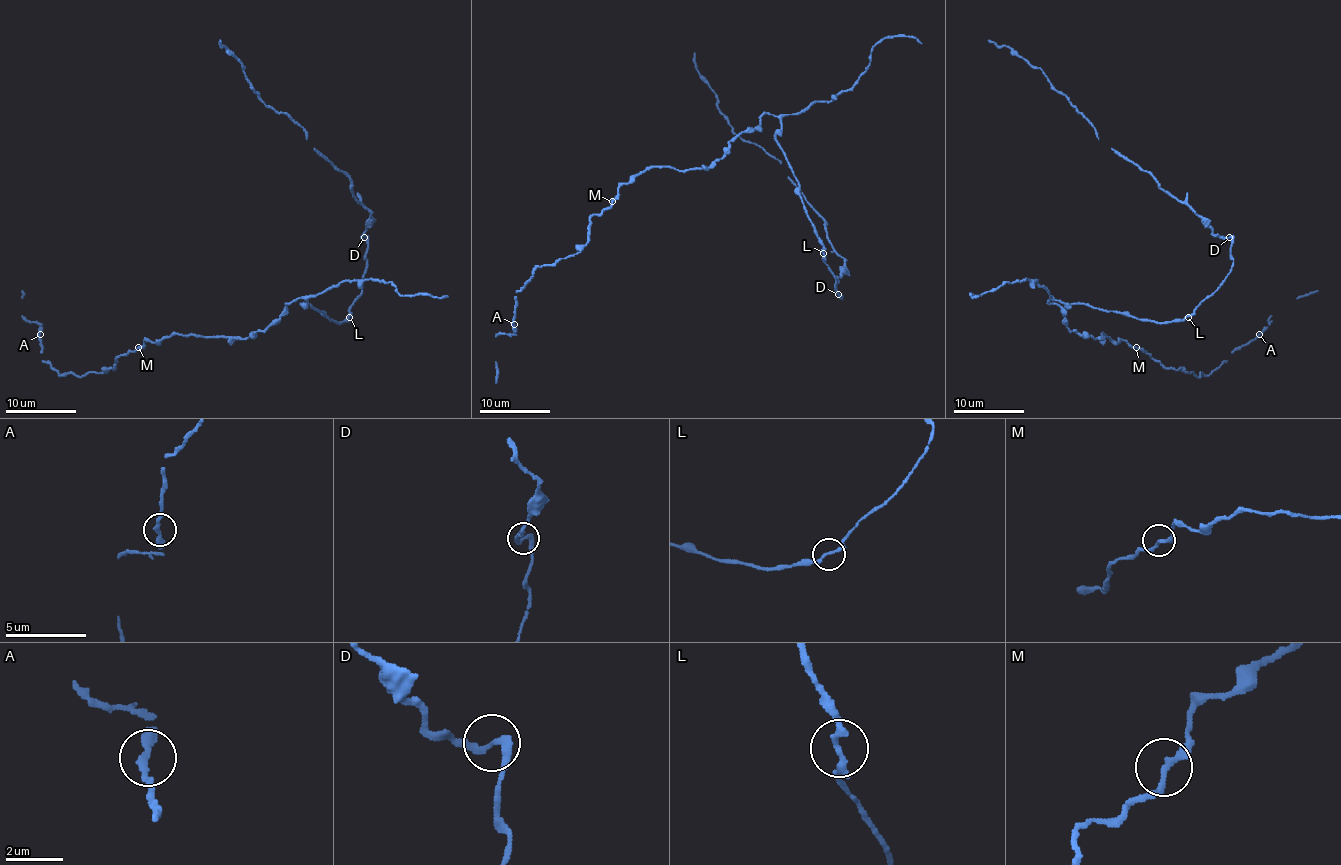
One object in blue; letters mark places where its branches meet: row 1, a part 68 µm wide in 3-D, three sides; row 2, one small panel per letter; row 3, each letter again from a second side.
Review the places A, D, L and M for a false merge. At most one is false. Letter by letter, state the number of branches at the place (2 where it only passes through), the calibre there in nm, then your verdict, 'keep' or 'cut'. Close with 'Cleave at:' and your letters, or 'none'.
A: branches 2; calibre 240 nm; keep
D: branches 2; calibre 240 nm; keep
L: branches 2; calibre 220 nm; keep
M: branches 2; calibre 200 nm; keep
Cleave at: none

